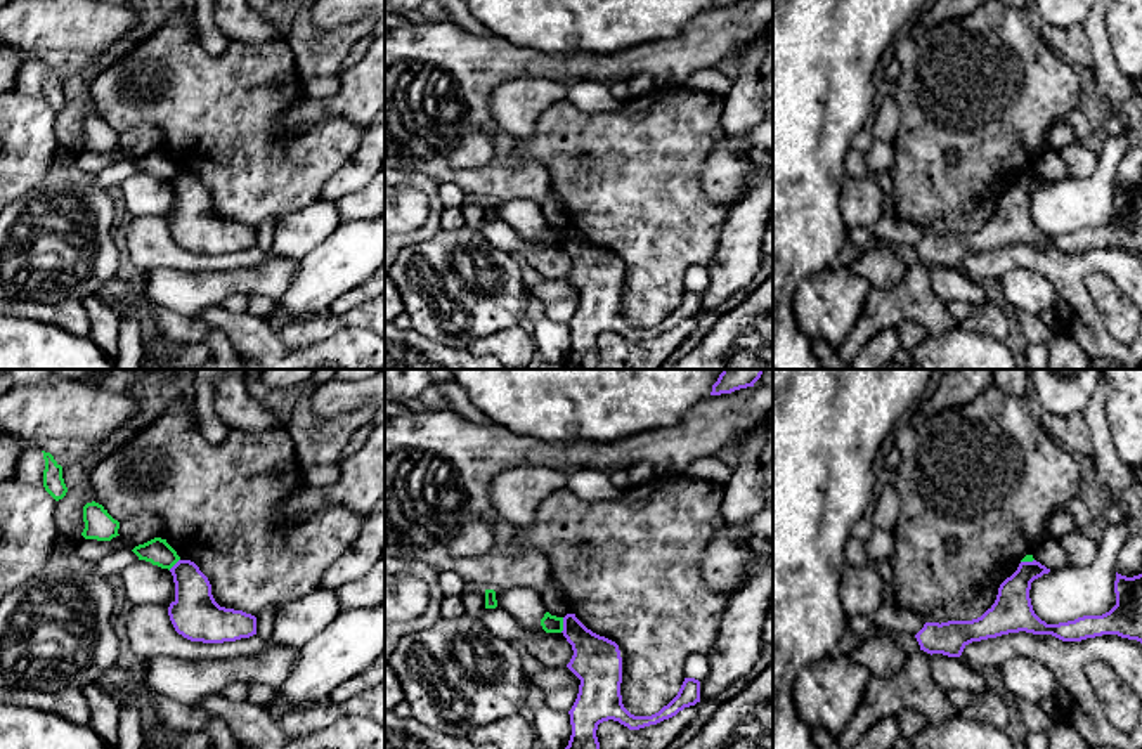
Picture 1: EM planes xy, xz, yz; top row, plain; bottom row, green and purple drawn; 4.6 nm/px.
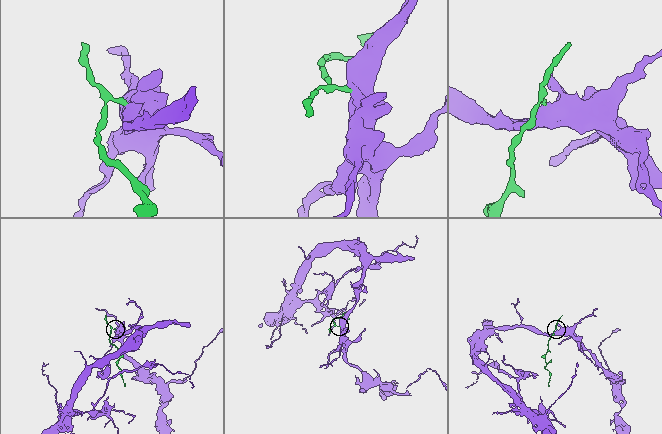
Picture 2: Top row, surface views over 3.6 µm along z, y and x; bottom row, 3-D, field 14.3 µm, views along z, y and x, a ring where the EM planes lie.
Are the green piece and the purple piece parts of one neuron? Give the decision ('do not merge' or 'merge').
do not merge

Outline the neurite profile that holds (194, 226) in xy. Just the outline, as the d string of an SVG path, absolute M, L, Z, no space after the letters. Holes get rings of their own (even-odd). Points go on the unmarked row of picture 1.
M178 172L170 184L175 212L168 218L168 227L178 246L203 255L236 253L256 246L256 229L220 218L208 189L194 173Z

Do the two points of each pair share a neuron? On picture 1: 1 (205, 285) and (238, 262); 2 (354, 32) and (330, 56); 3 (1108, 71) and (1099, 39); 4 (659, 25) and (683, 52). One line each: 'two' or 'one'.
1: two
2: one
3: one
4: two

